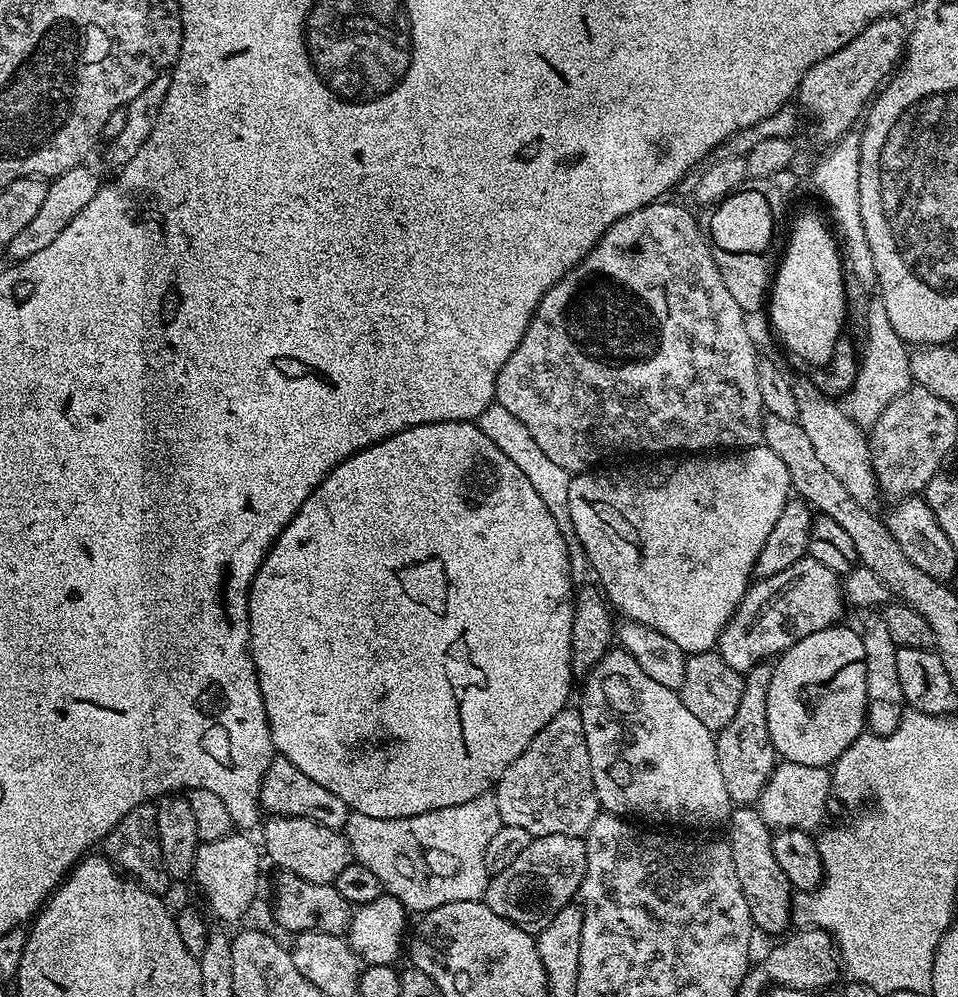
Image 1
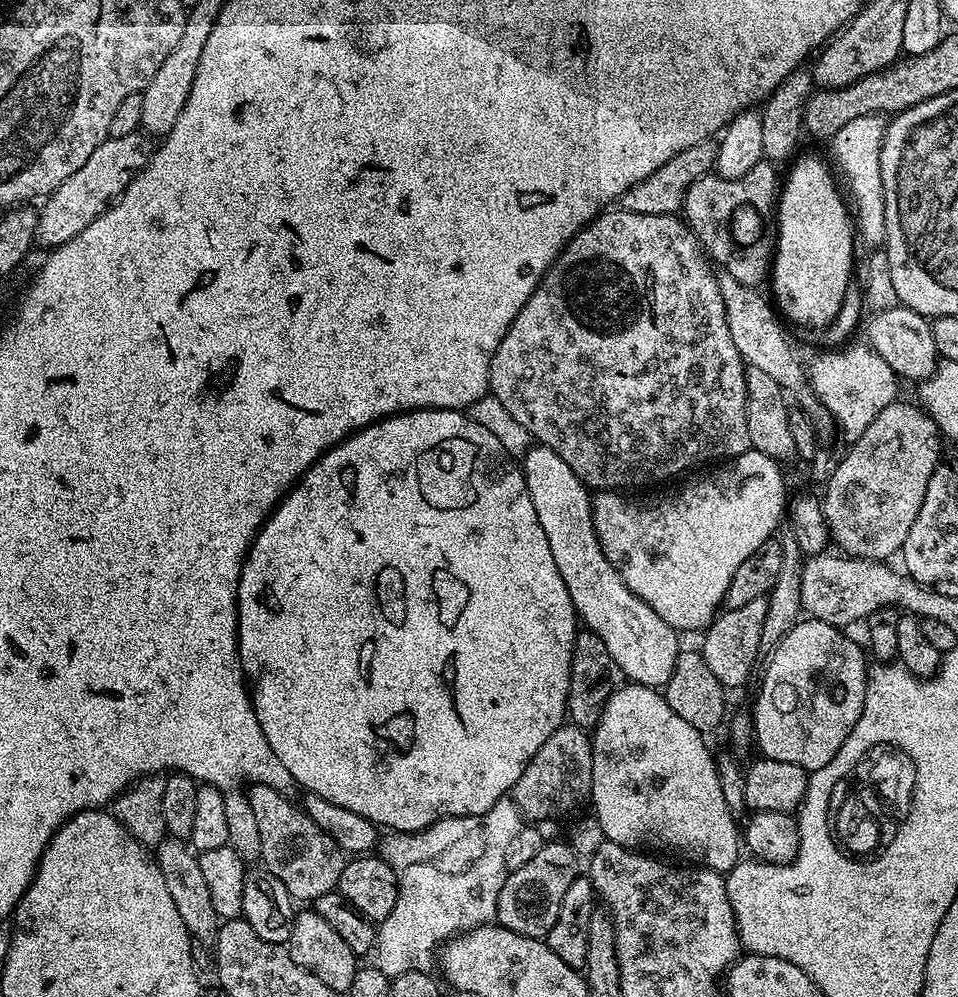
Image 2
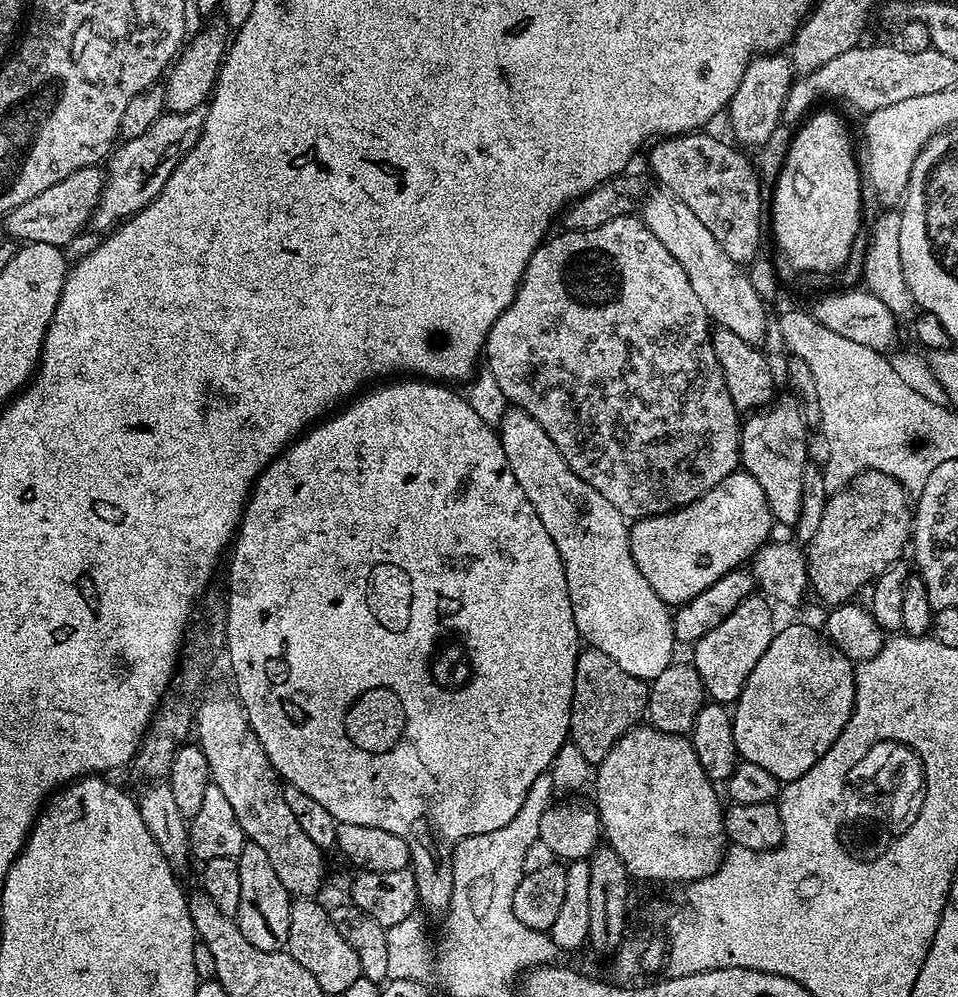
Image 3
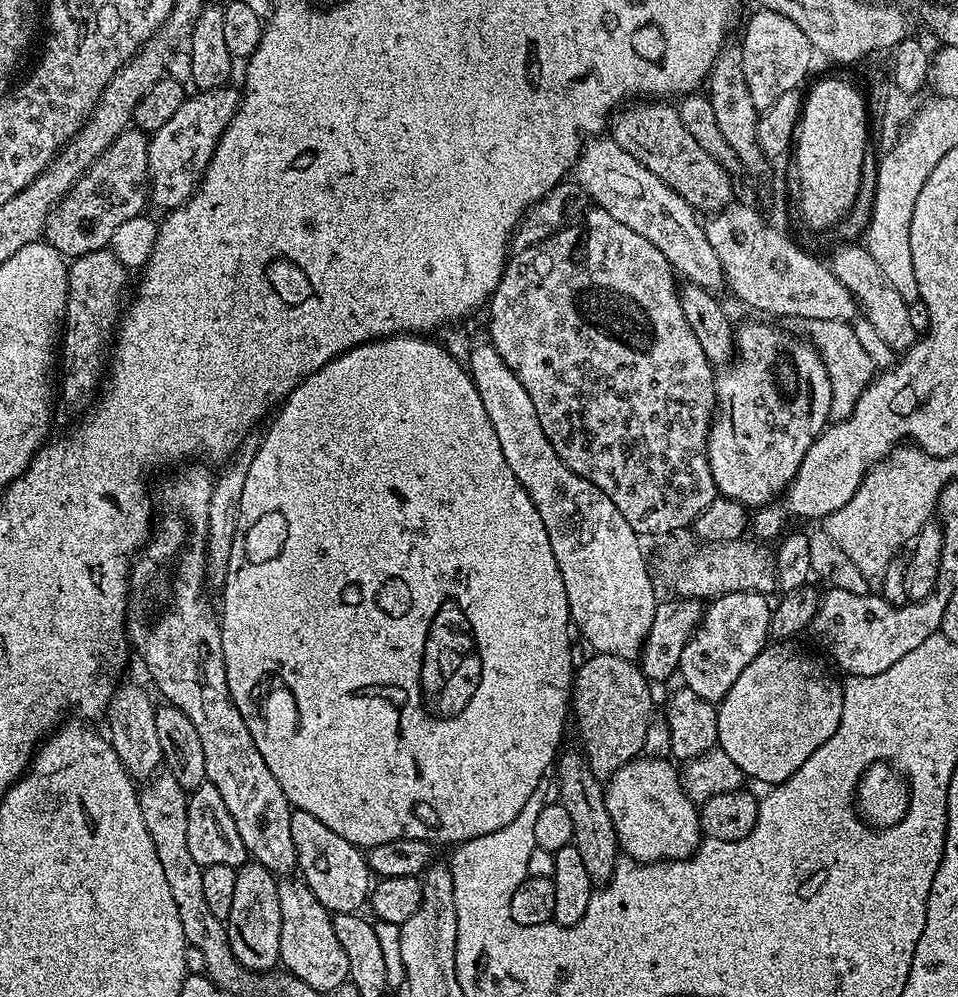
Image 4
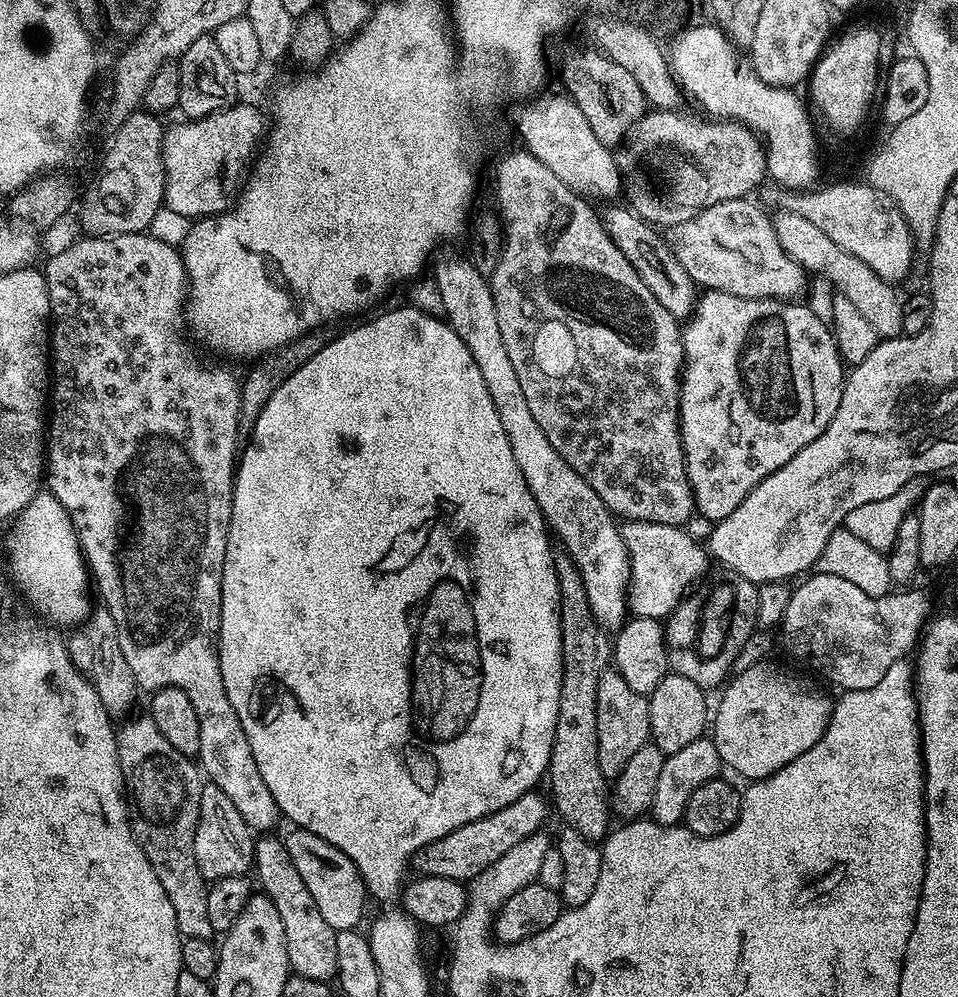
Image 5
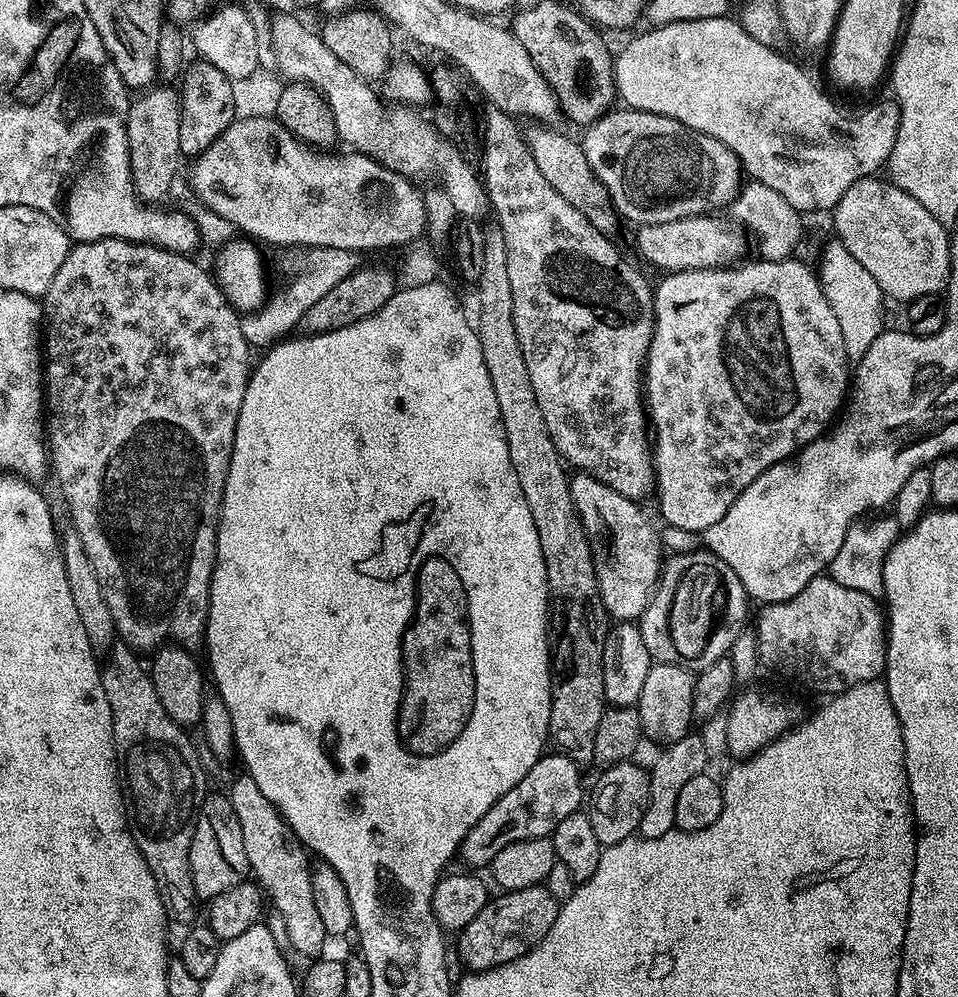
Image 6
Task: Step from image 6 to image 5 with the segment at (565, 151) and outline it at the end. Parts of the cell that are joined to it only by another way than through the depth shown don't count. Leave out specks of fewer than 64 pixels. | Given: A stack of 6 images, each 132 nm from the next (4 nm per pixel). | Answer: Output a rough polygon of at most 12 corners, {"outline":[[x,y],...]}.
{"outline":[[608,202],[606,234],[677,322],[698,285],[667,239],[631,207]]}

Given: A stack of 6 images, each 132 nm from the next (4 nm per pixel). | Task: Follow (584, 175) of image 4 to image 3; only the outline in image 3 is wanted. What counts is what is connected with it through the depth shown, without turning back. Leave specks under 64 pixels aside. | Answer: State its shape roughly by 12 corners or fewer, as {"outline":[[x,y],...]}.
{"outline":[[664,190],[643,222],[709,321],[759,345],[770,312],[747,271]]}

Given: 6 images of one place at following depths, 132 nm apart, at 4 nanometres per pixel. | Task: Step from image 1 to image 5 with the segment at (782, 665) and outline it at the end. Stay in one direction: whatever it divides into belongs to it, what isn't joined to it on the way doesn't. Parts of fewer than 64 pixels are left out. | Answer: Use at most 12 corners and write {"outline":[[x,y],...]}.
{"outline":[[772,663],[733,675],[710,739],[765,780],[824,737],[833,697]]}

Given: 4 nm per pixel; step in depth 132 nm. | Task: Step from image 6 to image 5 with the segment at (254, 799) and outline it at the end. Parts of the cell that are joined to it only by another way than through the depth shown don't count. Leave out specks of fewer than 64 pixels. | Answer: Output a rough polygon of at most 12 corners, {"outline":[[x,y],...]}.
{"outline":[[279,835],[255,841],[259,891],[282,918],[289,969],[331,981],[337,932]]}

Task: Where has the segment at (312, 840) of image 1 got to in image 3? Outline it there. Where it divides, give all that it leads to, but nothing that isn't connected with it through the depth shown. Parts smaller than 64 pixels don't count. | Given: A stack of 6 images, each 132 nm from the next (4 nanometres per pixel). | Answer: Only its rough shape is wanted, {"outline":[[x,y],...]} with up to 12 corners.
{"outline":[[231,691],[194,708],[211,783],[296,898],[325,853]]}

